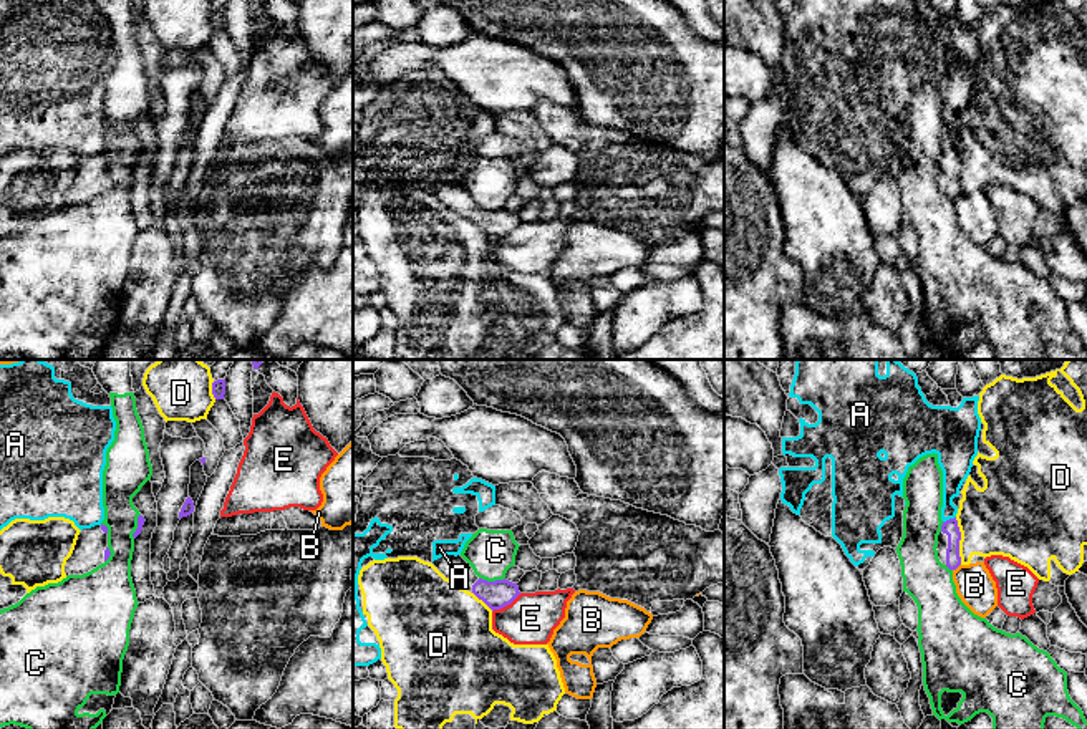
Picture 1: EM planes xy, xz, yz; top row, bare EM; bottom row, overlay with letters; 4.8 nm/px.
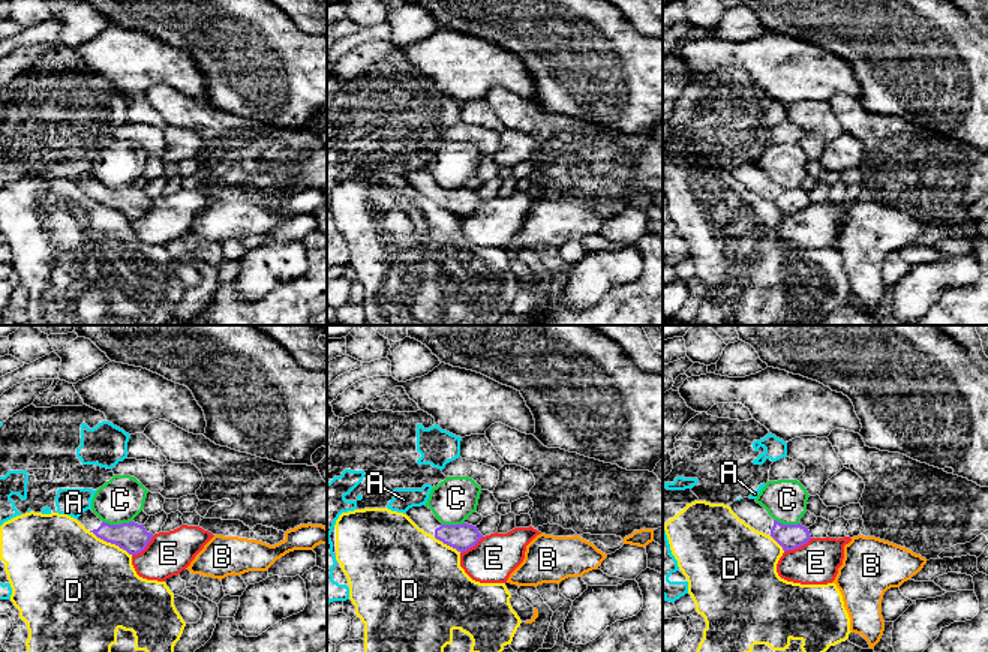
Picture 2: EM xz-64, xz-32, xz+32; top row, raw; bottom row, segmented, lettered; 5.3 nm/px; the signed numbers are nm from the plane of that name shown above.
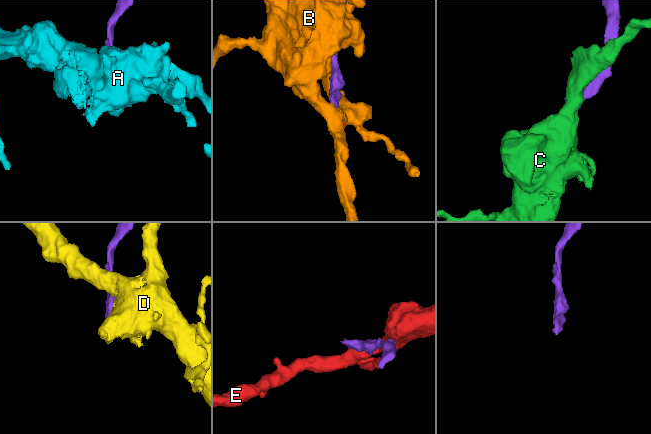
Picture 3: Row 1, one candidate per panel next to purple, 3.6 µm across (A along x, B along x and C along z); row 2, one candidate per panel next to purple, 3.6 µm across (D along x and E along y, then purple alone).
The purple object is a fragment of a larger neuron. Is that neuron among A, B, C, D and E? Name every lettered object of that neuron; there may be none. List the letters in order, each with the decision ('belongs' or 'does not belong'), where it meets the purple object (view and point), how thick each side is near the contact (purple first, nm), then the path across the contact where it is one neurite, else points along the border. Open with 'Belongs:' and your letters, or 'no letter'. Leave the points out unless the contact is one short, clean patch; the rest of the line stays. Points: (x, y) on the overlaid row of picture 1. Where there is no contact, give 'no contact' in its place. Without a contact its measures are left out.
Belongs: no letter
A: does not belong; meets purple in yz at (950, 519); 80 nm thick on the purple side, 130 nm on the other; border along yz (955, 516), (943, 522)
B: does not belong; meets purple in yz at (956, 567); 80 nm thick on the purple side, 190 nm on the other; border along yz (960, 564), (953, 570)
C: does not belong; meets purple in xz at (492, 582); 140 nm thick on the purple side, 220 nm on the other; border along xz (479, 577), (487, 580), (504, 579)
D: does not belong; meets purple in yz at (960, 539); 80 nm thick on the purple side, 380 nm on the other
E: does not belong; meets purple in xz at (506, 605); 140 nm thick on the purple side, 240 nm on the other

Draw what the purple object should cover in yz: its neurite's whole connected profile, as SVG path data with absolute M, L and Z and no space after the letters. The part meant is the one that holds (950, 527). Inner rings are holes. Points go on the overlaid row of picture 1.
M956 517L943 522L936 550L940 562L949 570L956 570L961 565L959 540L961 532Z

